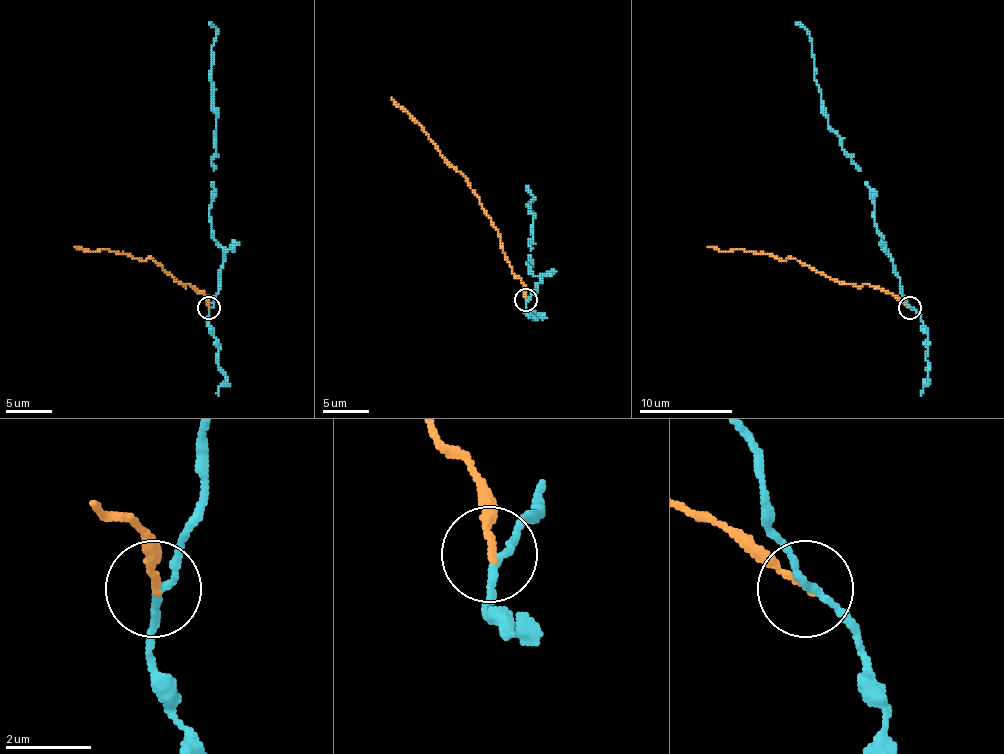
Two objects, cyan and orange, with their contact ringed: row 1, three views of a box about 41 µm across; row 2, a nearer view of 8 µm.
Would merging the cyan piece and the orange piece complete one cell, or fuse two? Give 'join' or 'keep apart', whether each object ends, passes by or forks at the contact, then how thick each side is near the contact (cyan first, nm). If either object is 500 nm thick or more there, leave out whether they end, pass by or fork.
keep apart | cyan passes by | orange ends | 150/150 nm

